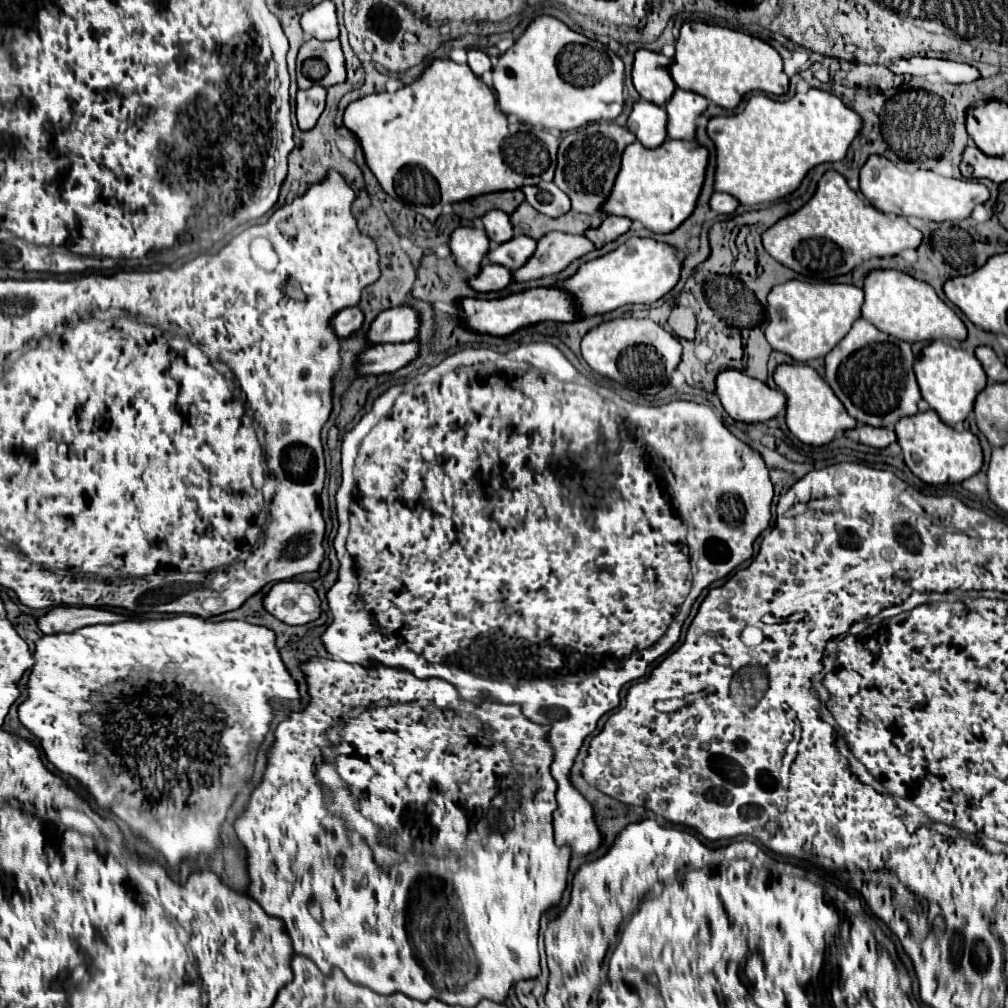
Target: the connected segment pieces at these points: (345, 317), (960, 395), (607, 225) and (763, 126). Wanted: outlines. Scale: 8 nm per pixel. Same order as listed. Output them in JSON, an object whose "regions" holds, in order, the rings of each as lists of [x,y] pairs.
{"regions":[[[[358,306],[338,312],[338,316],[332,322],[332,326],[340,338],[350,338],[352,334],[356,334],[362,328],[362,324],[364,324],[364,312]]],[[[938,340],[930,342],[920,352],[920,356],[918,356],[916,364],[914,364],[914,372],[916,372],[916,378],[918,378],[922,398],[930,404],[932,410],[938,412],[942,422],[948,424],[948,426],[956,426],[958,422],[966,420],[966,416],[974,408],[976,396],[988,384],[986,372],[982,368],[980,360],[974,354],[964,352],[962,348],[954,348],[950,344],[938,342]]],[[[606,216],[600,228],[594,228],[594,230],[588,230],[586,232],[586,238],[590,238],[596,244],[596,248],[602,248],[604,244],[614,242],[618,236],[626,234],[630,230],[630,226],[632,226],[632,220],[630,218]]],[[[810,88],[808,92],[798,92],[788,102],[772,100],[764,94],[756,94],[748,100],[744,112],[736,116],[718,116],[708,122],[708,134],[718,150],[718,168],[714,190],[734,194],[742,204],[762,204],[780,200],[802,184],[806,174],[824,162],[838,162],[846,158],[852,140],[862,130],[862,118],[852,108],[848,108],[838,96]]]]}

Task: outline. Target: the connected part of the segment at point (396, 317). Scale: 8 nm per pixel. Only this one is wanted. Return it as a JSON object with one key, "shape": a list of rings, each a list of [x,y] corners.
{"shape":[[[410,306],[390,308],[372,322],[368,338],[372,344],[410,342],[420,328],[420,314]]]}

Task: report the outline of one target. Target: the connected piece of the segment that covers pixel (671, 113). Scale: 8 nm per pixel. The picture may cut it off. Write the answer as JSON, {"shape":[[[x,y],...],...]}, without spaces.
{"shape":[[[676,88],[666,104],[668,112],[668,136],[676,140],[688,140],[696,134],[696,118],[706,110],[708,100],[696,92]]]}

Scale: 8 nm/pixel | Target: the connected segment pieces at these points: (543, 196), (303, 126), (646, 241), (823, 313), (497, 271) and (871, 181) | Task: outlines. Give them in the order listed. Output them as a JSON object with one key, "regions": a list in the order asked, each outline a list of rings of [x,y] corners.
{"regions":[[[[540,182],[538,186],[524,186],[522,192],[526,194],[526,202],[546,216],[558,218],[570,210],[570,198],[554,182]]],[[[312,86],[308,90],[298,90],[296,96],[296,118],[300,130],[312,130],[324,110],[326,88]]],[[[630,238],[614,252],[586,262],[580,270],[558,284],[558,288],[570,290],[576,296],[578,308],[584,316],[604,314],[624,304],[652,304],[666,296],[680,280],[684,258],[678,256],[676,248],[652,238]]],[[[799,279],[790,280],[786,284],[776,286],[768,294],[768,316],[770,324],[766,328],[766,340],[774,350],[792,356],[796,362],[806,364],[814,358],[824,358],[852,328],[852,324],[860,318],[860,308],[864,302],[864,292],[850,284],[831,284],[826,281],[807,282]]],[[[484,264],[482,274],[478,274],[478,278],[472,278],[470,286],[476,292],[498,292],[504,290],[512,280],[514,280],[512,270],[506,270],[504,266],[498,264]]],[[[870,156],[868,162],[860,170],[860,192],[870,200],[870,204],[886,214],[902,214],[916,216],[934,222],[946,220],[964,220],[972,214],[974,206],[984,204],[990,198],[988,188],[982,182],[974,180],[954,180],[944,178],[930,170],[902,172],[890,160],[882,156]]]]}

